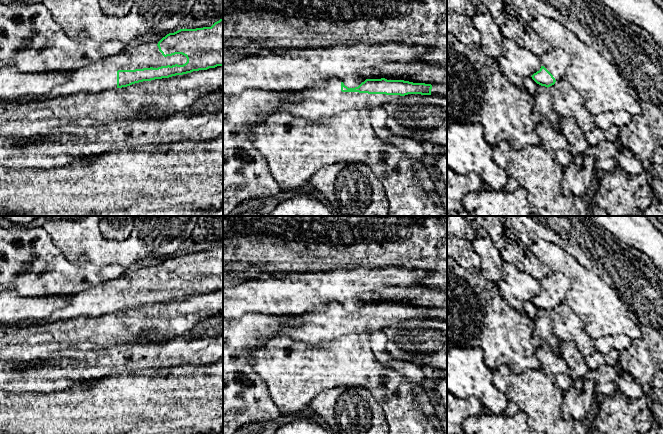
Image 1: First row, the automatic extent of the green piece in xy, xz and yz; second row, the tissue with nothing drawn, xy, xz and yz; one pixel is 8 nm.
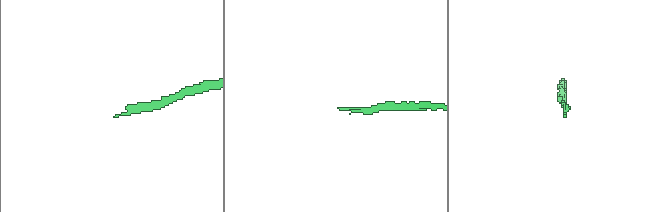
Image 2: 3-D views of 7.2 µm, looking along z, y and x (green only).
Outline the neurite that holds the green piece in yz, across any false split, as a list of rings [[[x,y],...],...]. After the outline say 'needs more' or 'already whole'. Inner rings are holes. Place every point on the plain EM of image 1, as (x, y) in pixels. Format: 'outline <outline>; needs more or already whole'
outline [[[552,271],[539,283],[542,290],[531,300],[537,308],[548,312],[557,304],[566,302],[566,293],[571,288],[571,282],[562,273]]]; needs more

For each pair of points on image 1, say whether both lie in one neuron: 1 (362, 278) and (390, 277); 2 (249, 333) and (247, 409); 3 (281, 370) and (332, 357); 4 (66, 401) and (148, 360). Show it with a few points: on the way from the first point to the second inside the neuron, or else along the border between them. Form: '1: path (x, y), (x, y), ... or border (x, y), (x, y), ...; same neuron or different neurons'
1: path (369, 278), (383, 278); same neuron
2: path (246, 352), (246, 371), (256, 383), (252, 390); same neuron
3: path (294, 370), (304, 370), (319, 366); same neuron
4: border (147, 367), (124, 371), (117, 376), (101, 378); different neurons

